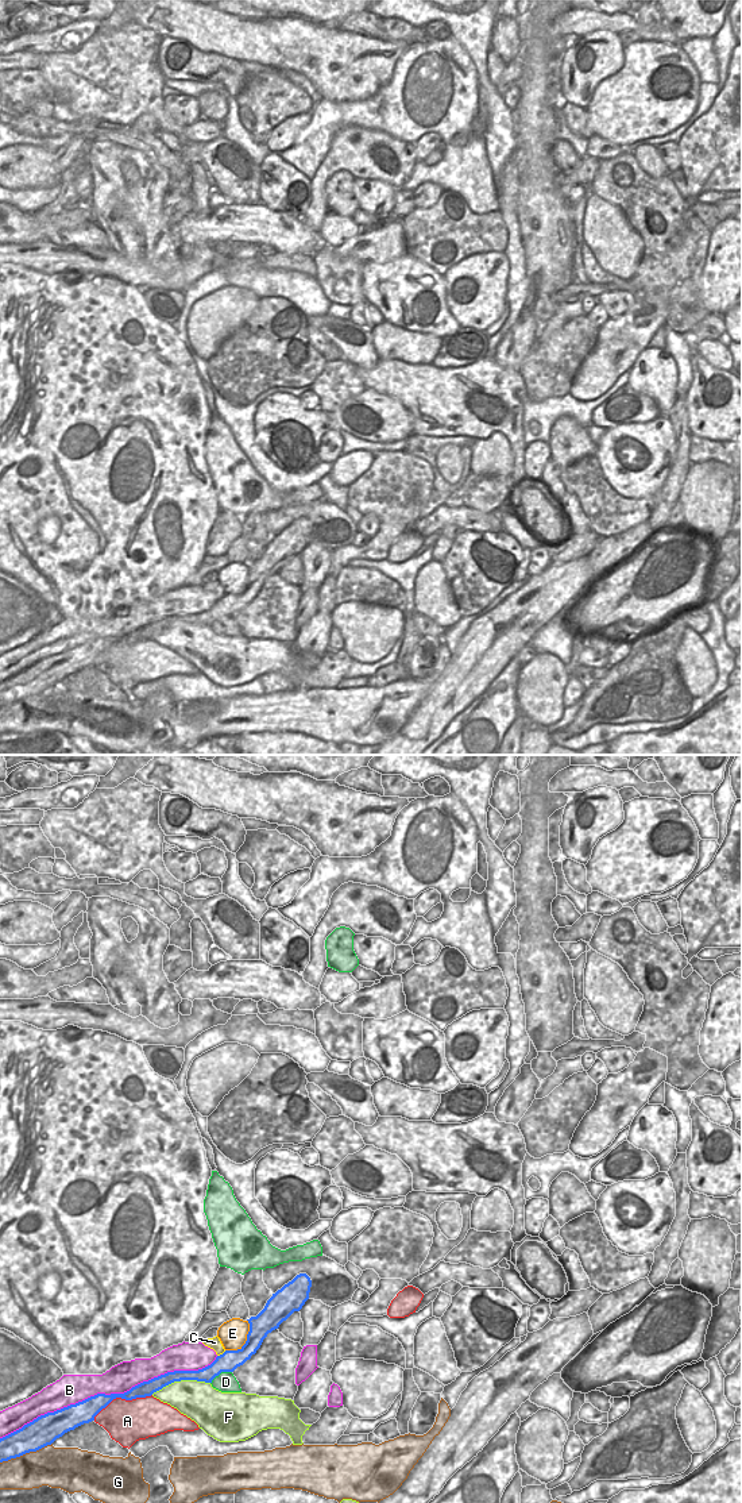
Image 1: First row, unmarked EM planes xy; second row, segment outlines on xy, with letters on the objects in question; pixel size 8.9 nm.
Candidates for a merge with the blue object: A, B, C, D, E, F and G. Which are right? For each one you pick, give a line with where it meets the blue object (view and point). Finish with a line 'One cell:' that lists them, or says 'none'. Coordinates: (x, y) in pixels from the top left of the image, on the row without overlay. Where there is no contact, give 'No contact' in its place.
One cell: none

